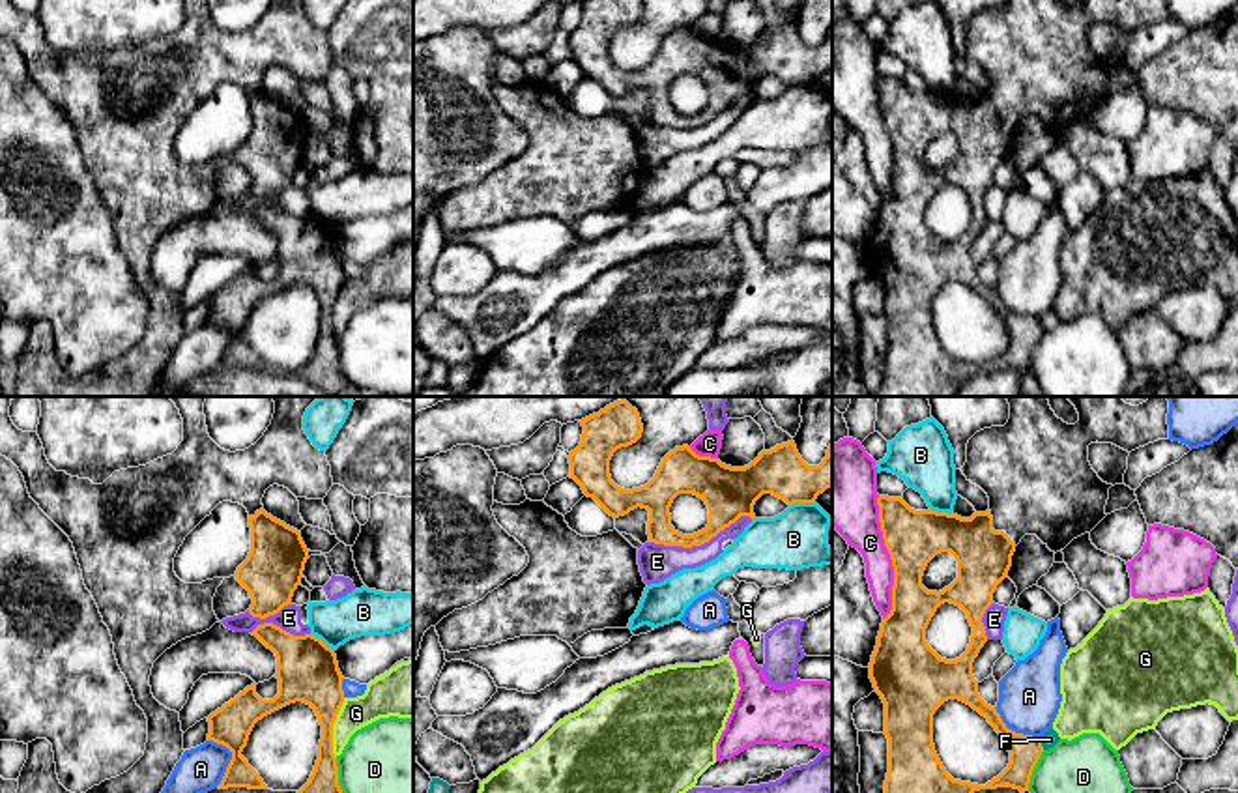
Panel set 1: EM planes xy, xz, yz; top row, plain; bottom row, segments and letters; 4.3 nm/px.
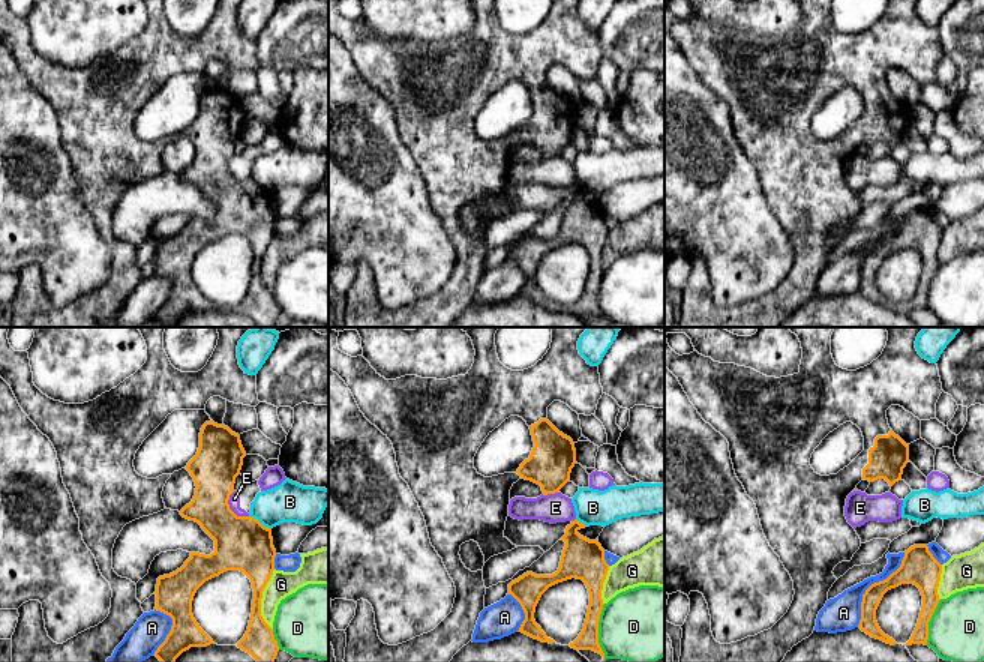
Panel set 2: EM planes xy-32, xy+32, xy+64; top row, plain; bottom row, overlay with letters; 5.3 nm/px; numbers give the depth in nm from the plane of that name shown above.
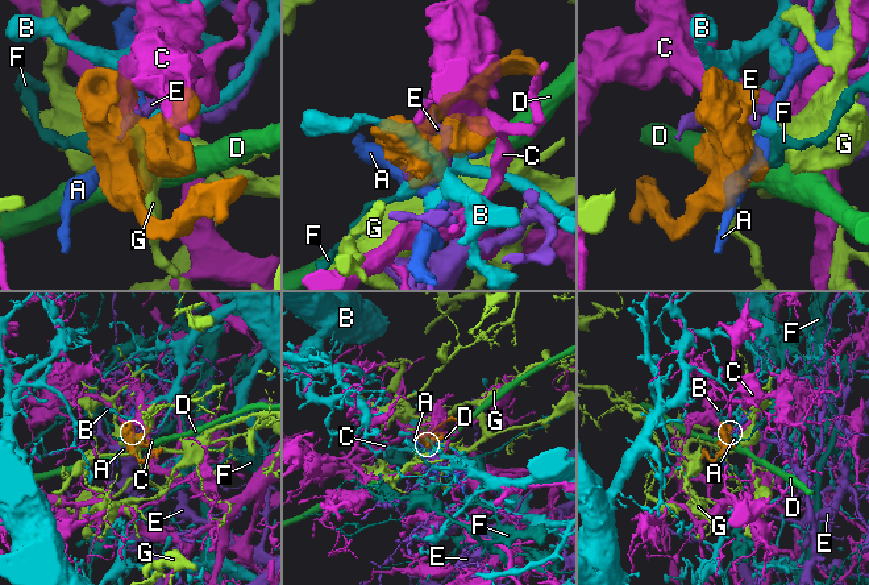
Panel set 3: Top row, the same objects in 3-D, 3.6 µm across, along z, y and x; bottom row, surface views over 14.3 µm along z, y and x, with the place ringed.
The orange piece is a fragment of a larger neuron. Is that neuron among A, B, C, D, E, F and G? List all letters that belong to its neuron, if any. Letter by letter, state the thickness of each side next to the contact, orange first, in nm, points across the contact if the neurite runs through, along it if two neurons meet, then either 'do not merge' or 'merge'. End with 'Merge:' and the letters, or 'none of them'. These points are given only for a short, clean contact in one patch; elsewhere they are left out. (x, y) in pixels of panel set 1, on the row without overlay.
A: 180/200 nm | do not merge
B: 260/200 nm | do not merge
C: 240/200 nm | do not merge
D: 140/420 nm | do not merge
E: 260/100 nm | along xy (247, 191), (294, 216), (309, 216) | do not merge
F: 140/70 nm | along yz (1038, 318), (1044, 330) | do not merge
G: 240/160 nm | do not merge
Merge: none of them

